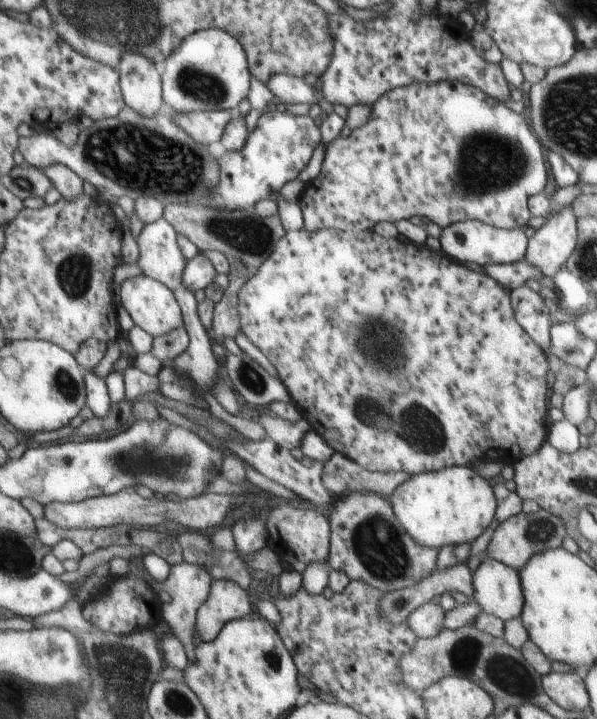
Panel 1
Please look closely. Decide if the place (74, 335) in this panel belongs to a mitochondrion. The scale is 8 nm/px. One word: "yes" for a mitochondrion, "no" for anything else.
no

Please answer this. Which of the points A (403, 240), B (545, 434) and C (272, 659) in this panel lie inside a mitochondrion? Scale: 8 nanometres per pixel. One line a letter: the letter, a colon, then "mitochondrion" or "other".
A: other
B: other
C: mitochondrion

